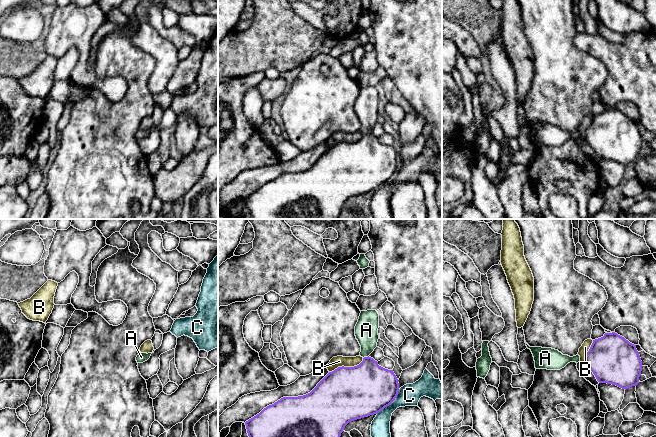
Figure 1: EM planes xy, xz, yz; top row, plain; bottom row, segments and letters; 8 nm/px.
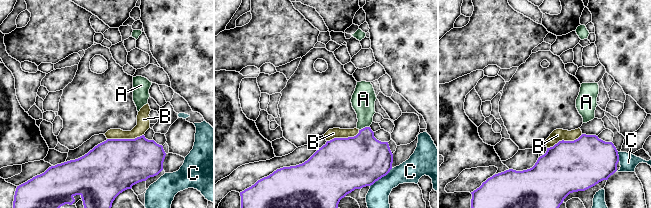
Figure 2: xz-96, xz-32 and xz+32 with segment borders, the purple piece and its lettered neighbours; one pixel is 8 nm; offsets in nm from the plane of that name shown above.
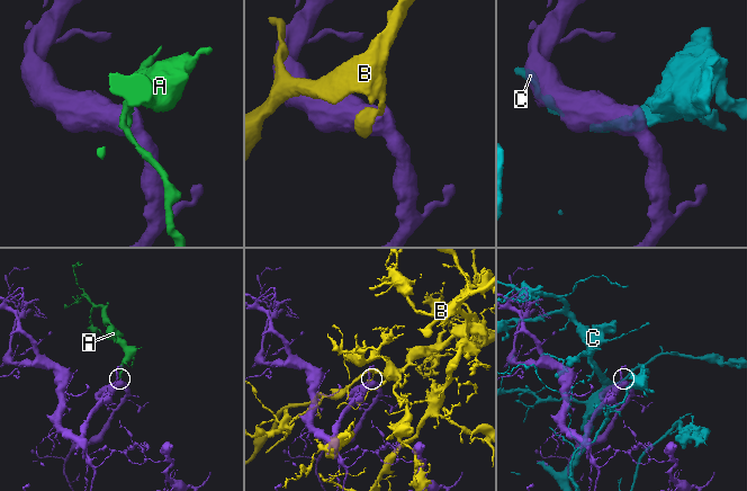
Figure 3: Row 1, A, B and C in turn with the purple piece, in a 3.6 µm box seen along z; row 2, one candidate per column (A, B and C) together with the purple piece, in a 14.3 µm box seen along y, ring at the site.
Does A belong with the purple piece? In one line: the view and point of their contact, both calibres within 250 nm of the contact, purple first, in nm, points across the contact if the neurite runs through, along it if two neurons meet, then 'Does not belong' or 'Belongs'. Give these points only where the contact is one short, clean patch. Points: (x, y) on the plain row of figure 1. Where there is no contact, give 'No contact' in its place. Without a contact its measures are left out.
Touches purple at xz (365, 133). Thickness 400 nm (purple) against 190 nm. Path across: xz (367, 164), (365, 133), (366, 106). Belongs

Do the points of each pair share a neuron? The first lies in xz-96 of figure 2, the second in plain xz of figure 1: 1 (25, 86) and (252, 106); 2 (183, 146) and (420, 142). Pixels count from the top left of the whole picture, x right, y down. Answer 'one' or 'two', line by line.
1: one
2: two

